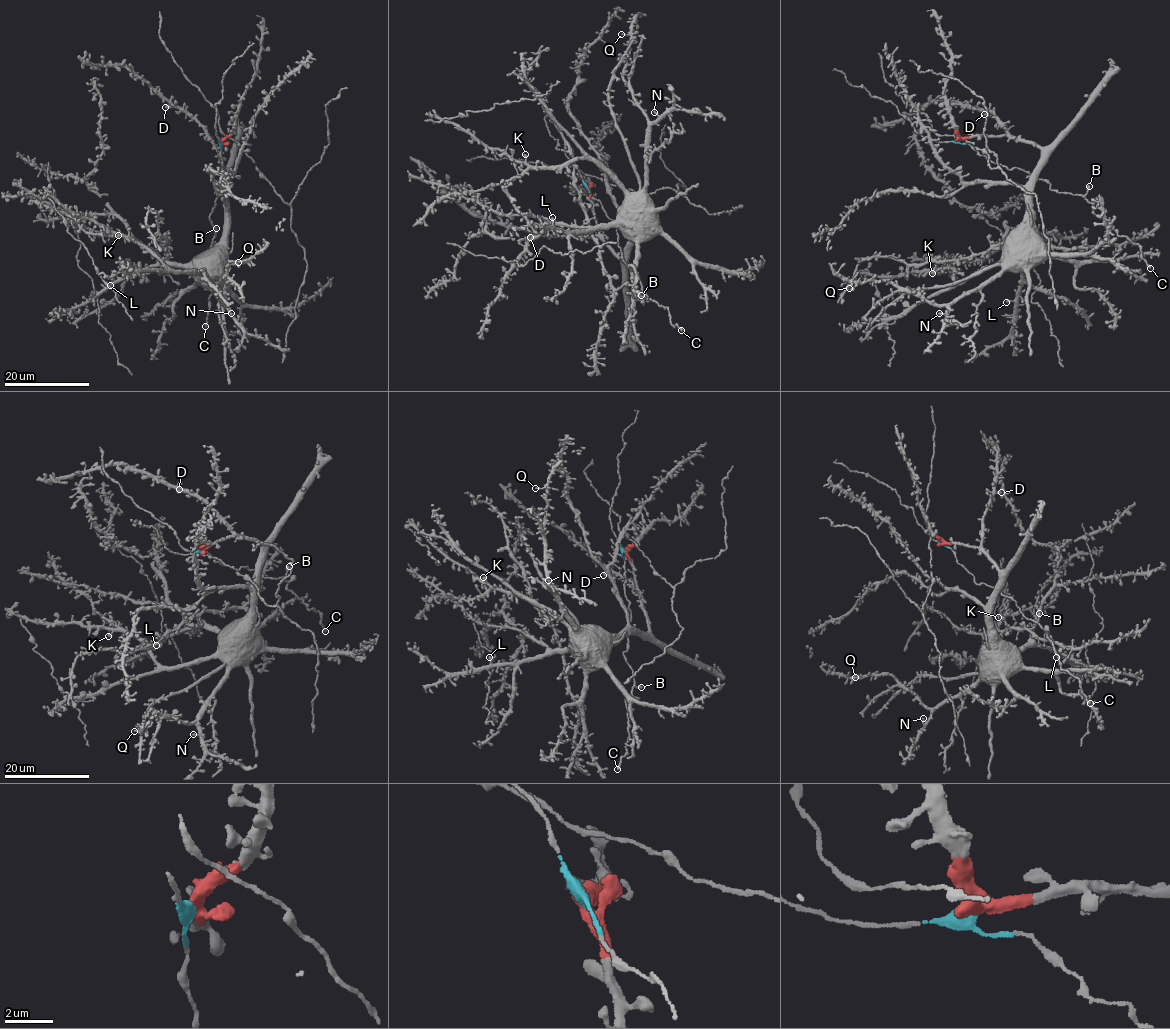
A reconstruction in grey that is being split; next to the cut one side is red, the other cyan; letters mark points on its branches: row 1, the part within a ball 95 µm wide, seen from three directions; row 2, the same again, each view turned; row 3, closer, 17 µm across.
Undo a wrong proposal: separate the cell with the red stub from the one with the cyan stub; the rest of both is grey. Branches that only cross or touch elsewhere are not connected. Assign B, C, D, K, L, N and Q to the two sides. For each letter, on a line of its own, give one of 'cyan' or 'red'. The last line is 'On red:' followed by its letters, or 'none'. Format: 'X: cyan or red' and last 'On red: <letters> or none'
B: cyan
C: cyan
D: red
K: red
L: red
N: red
Q: red
On red: D, K, L, N, Q

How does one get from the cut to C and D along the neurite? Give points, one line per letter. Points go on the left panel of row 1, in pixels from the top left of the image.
C: (222, 143), (219, 173), (224, 187), (209, 217), (216, 231), (208, 256), (214, 287), (205, 327)
D: (222, 142), (218, 153), (193, 118), (174, 107), (165, 108)

